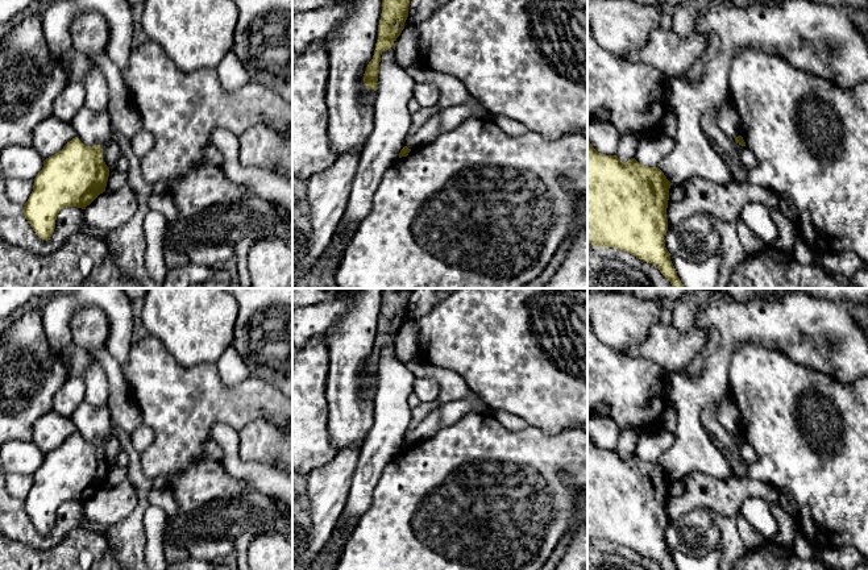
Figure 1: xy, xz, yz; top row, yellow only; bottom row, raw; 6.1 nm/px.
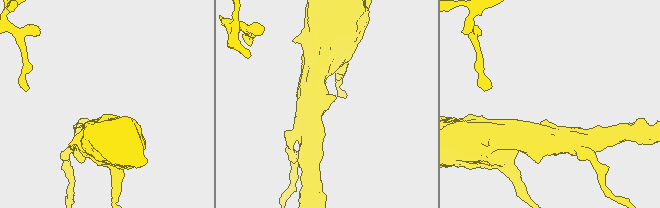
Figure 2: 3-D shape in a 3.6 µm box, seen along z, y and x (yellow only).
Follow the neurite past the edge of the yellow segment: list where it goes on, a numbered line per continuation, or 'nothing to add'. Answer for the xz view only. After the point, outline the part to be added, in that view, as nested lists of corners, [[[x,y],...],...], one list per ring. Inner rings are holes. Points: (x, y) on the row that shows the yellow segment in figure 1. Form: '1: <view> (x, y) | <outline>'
nothing to add

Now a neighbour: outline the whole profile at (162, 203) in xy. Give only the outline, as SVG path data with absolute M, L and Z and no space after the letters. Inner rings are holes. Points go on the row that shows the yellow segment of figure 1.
M169 191L153 192L149 199L149 208L150 211L161 213L169 222L179 219L175 200Z

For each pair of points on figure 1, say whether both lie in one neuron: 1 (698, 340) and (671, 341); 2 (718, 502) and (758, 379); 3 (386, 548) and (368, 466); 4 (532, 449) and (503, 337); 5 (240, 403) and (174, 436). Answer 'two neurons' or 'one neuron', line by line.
1: one neuron
2: two neurons
3: two neurons
4: two neurons
5: one neuron

